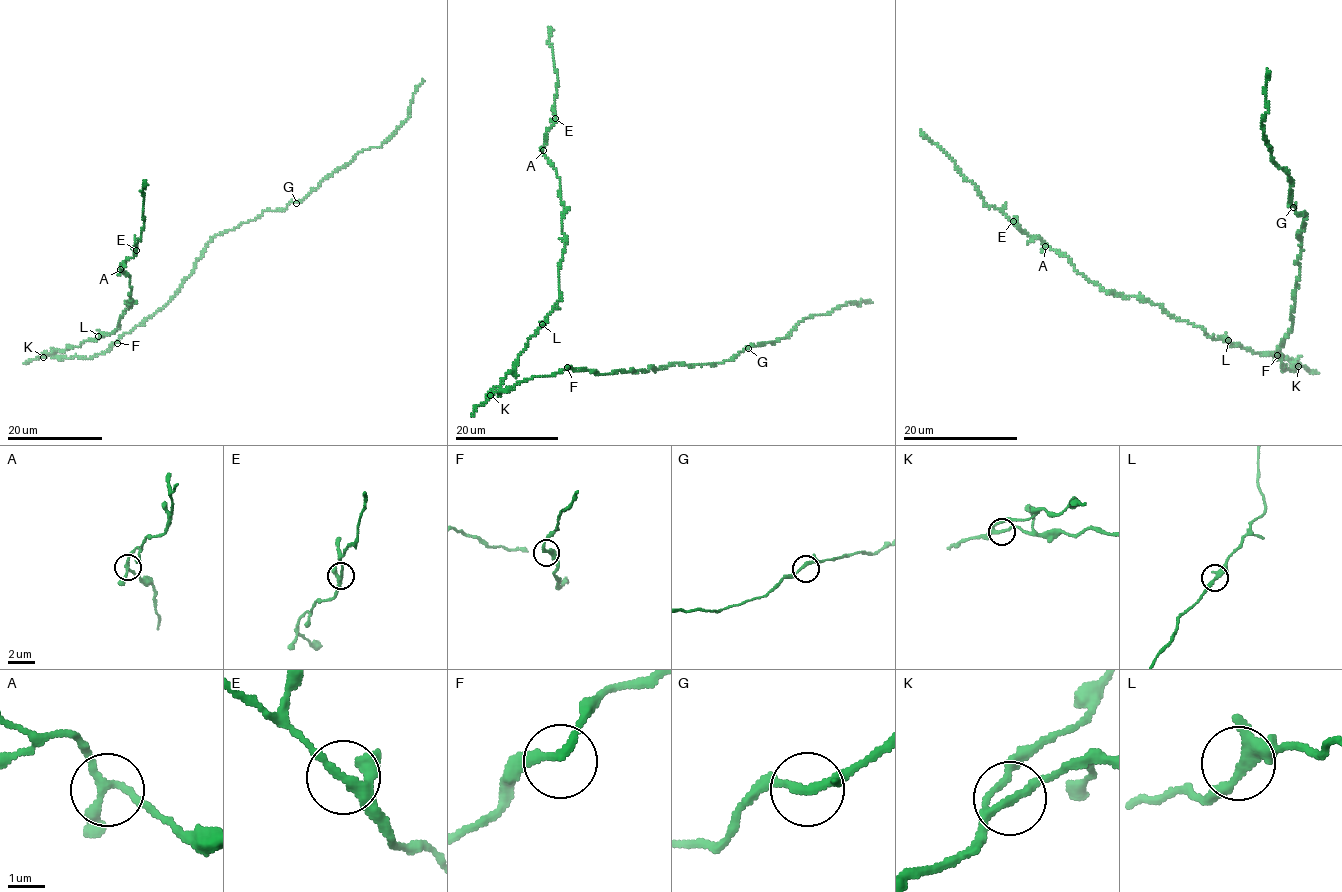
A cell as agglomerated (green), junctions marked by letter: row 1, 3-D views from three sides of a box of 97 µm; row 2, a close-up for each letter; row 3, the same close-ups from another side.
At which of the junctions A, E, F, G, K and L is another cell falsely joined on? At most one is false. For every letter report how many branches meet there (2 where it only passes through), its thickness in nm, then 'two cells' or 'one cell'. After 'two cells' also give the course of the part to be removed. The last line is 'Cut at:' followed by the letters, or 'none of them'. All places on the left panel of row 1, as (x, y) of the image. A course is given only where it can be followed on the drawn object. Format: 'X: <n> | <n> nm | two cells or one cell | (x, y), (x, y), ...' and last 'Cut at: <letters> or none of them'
A: 3 | 200 nm | one cell
E: 3 | 240 nm | one cell
F: 2 | 240 nm | one cell
G: 3 | 190 nm | one cell
K: 3 | 190 nm | one cell
L: 3 | 260 nm | one cell
Cut at: none of them

